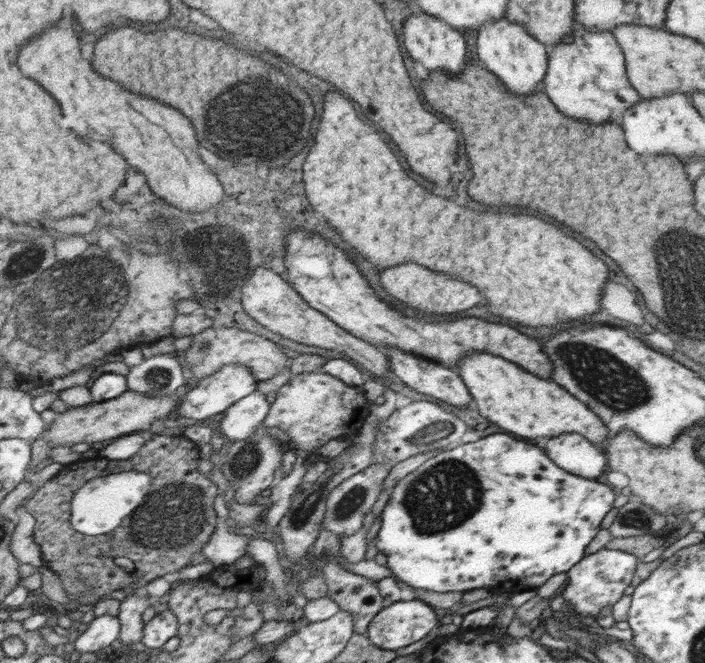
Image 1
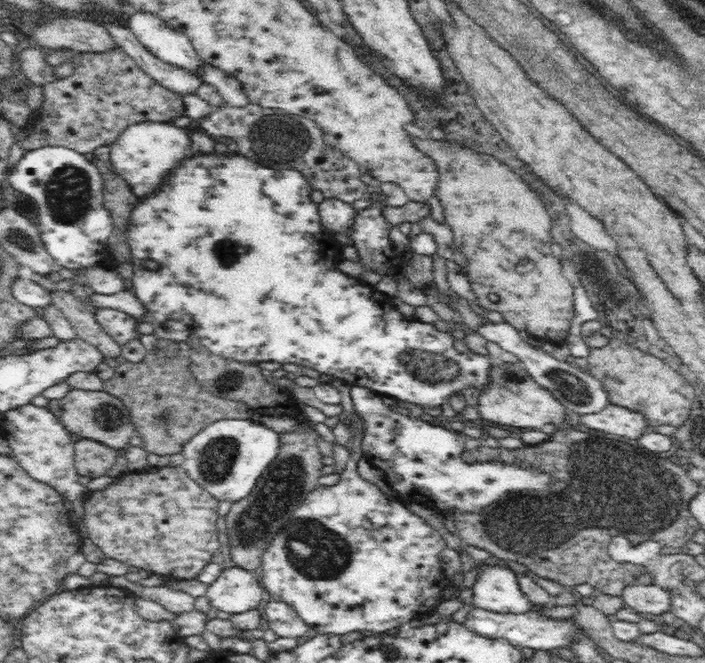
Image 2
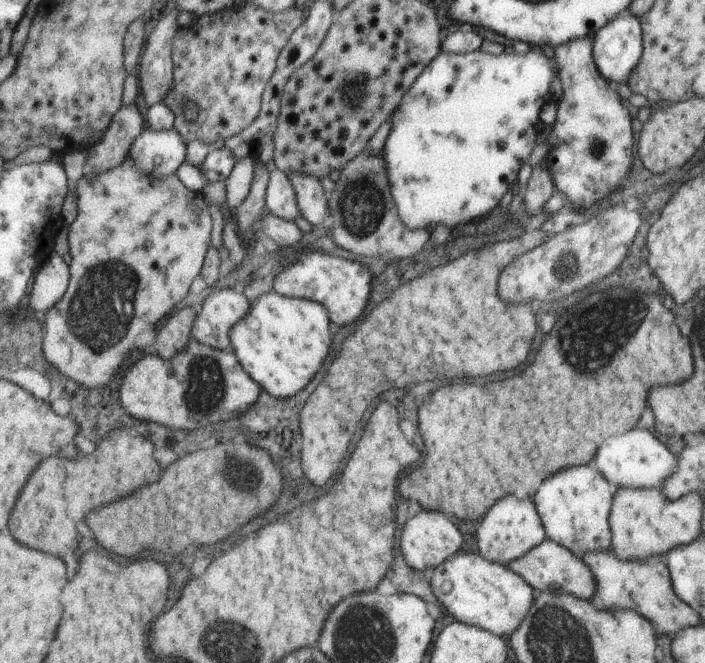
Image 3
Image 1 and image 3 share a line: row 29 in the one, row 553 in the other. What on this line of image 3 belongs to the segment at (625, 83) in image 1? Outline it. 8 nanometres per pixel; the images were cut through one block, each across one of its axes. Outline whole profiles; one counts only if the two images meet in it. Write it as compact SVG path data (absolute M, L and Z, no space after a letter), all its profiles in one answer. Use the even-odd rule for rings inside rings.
M571 466L543 480L535 492L535 504L545 526L547 540L559 542L577 558L609 550L609 542L613 540L609 540L611 524L607 524L607 516L611 516L609 504L613 504L611 498L615 498L615 492L617 486L611 486L607 478L589 466Z

